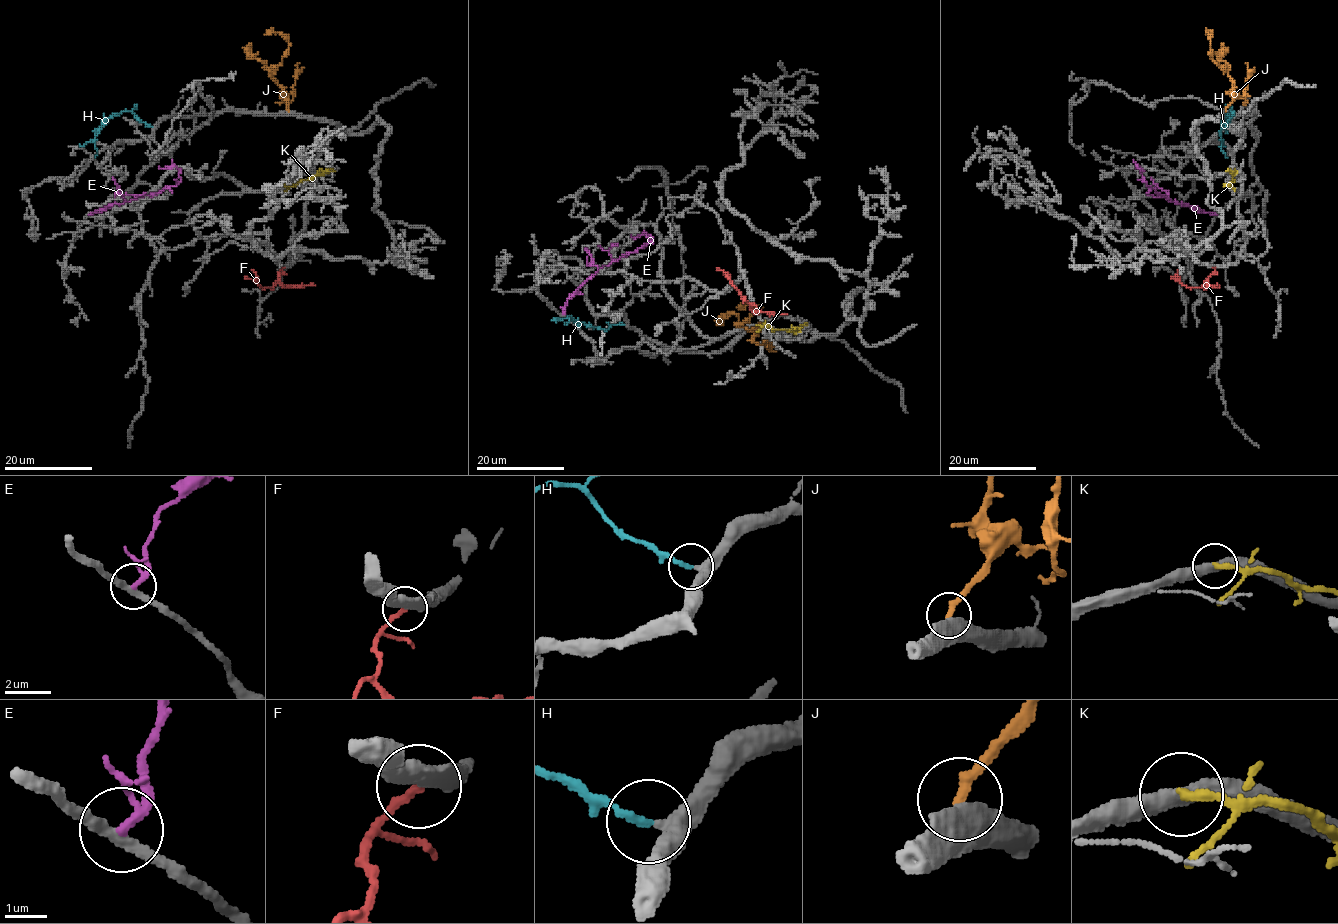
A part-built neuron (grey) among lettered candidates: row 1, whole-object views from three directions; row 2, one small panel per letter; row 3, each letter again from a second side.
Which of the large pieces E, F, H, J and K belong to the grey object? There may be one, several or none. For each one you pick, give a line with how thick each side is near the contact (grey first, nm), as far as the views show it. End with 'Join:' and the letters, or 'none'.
H: calibres 400 and 170 nm
Join: H

